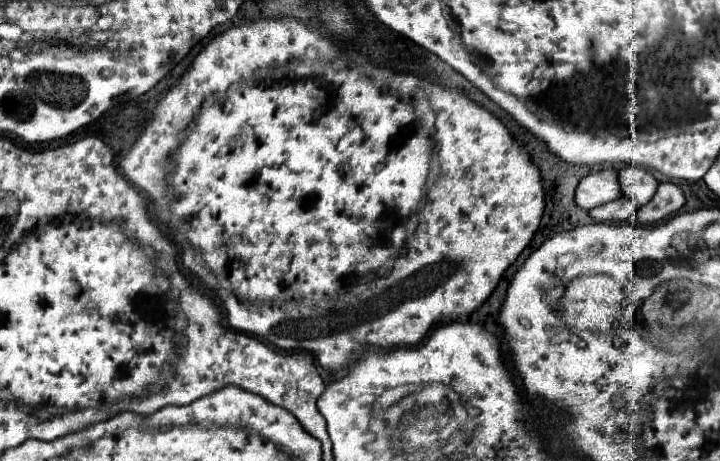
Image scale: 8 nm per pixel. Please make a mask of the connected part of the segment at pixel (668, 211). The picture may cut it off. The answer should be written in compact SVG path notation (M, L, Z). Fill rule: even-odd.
M662 182L652 196L648 204L638 208L638 220L640 224L656 224L660 220L666 220L668 216L676 214L684 206L686 198L680 186L672 182Z

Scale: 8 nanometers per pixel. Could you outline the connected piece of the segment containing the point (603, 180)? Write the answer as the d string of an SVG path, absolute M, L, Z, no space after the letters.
M612 168L588 174L586 178L580 180L576 188L576 204L584 210L590 210L592 206L610 202L620 196L622 196L622 188L618 182L618 172Z

